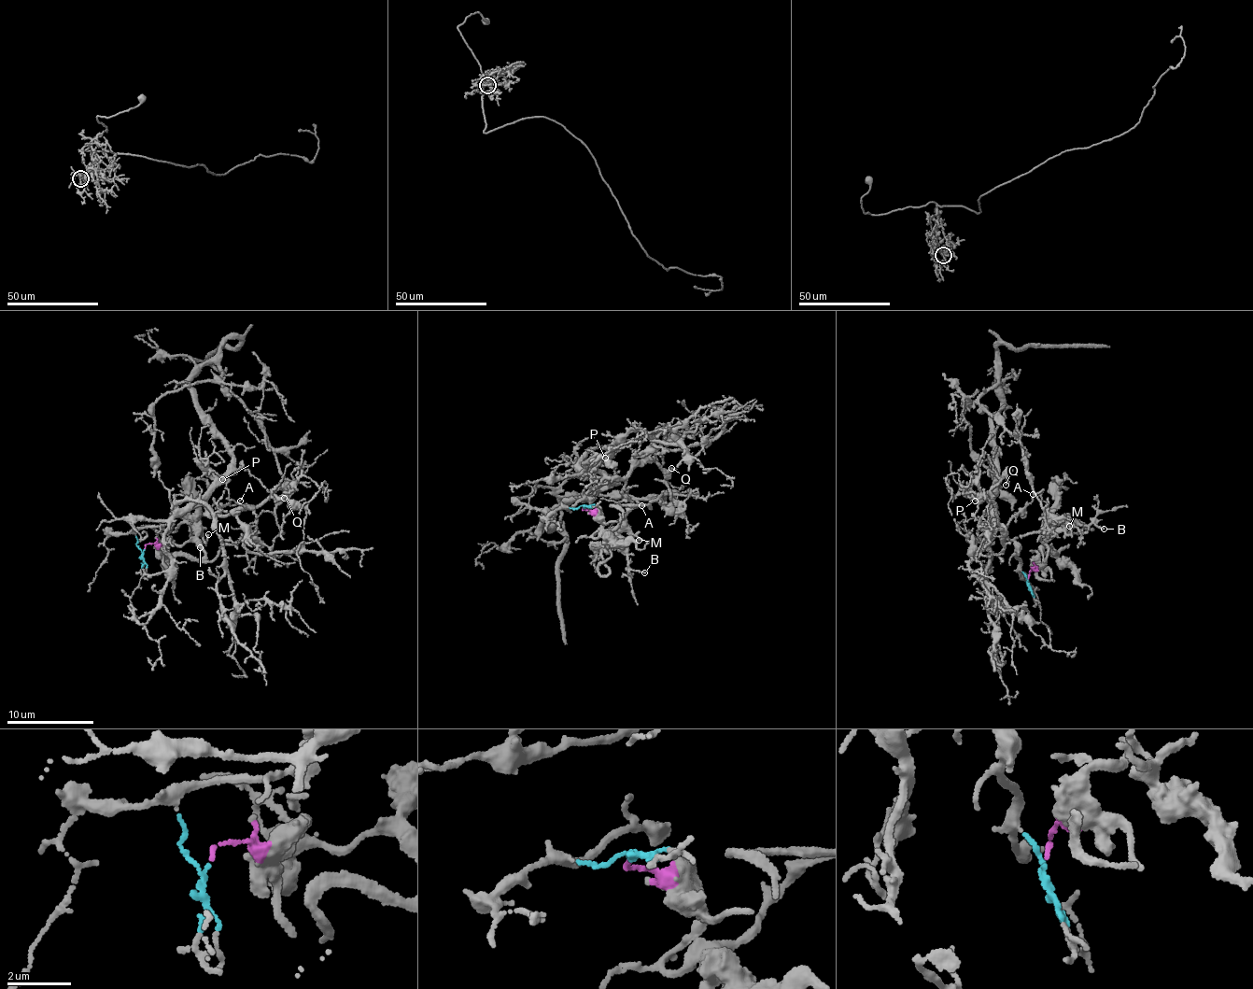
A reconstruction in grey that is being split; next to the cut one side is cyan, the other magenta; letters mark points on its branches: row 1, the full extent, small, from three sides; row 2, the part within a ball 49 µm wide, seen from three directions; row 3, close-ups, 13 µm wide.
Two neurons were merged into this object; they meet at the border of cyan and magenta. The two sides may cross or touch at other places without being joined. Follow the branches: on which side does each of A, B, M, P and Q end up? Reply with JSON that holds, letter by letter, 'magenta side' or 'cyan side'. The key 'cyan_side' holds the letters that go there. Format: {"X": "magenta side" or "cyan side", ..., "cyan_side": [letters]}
{"A": "cyan side", "B": "magenta side", "M": "magenta side", "P": "cyan side", "Q": "cyan side", "cyan_side": ["A", "P", "Q"]}

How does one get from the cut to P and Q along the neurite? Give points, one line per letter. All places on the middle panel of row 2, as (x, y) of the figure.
P: (584, 508), (568, 507), (585, 500), (607, 473), (602, 476), (594, 473), (592, 465), (605, 462), (604, 457)
Q: (584, 508), (568, 507), (585, 500), (606, 477), (623, 477), (655, 458), (662, 468), (672, 470), (670, 467)

